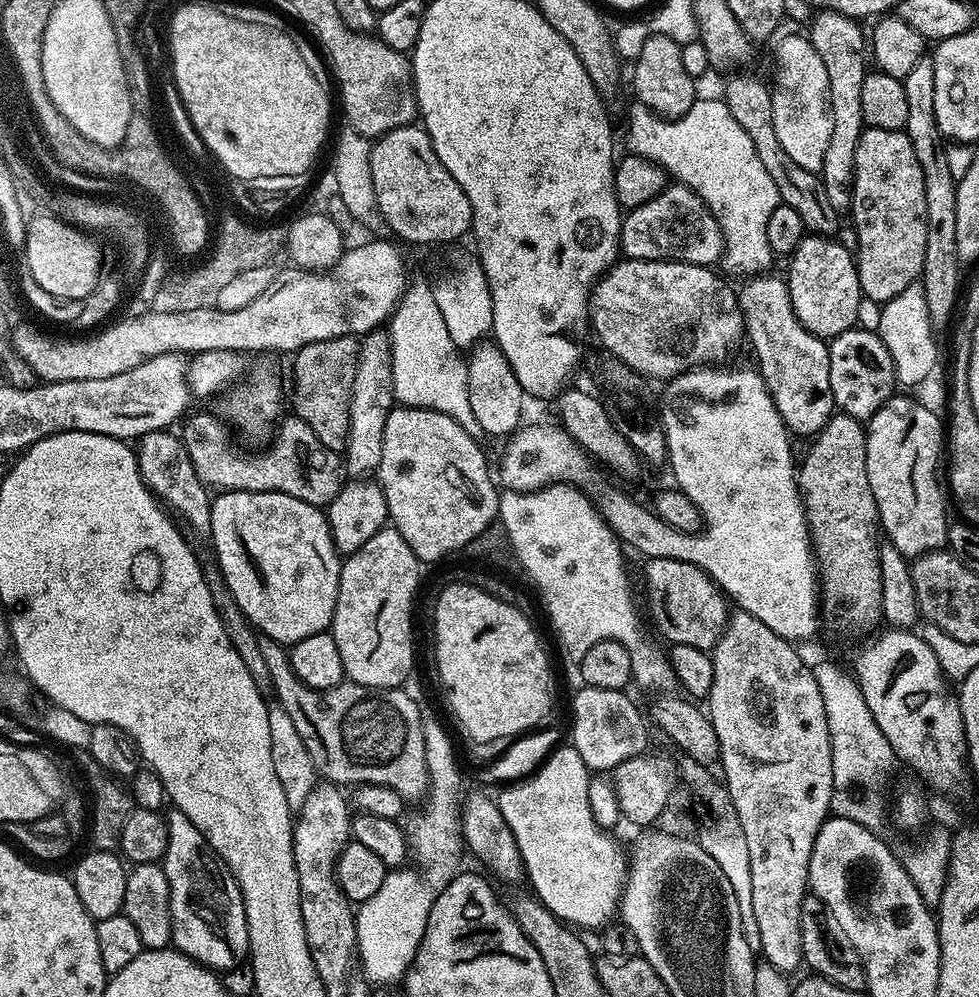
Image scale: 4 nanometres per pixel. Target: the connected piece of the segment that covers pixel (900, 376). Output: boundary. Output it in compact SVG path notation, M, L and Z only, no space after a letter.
M917 282L906 286L902 294L886 301L879 312L878 331L886 350L890 350L897 385L909 386L921 381L938 363L938 356L936 356L938 338L930 328L929 311L926 310L926 296L923 293L922 284Z

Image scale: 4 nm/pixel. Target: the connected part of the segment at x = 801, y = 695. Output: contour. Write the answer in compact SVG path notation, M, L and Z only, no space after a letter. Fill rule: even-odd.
M733 611L724 627L724 633L718 638L716 647L711 649L714 666L714 682L710 686L710 694L706 701L706 711L714 726L714 734L718 734L720 747L719 767L724 767L722 780L727 785L730 799L737 810L738 819L746 834L747 849L750 852L750 878L754 889L754 919L758 921L758 938L760 939L759 955L767 963L773 964L780 972L792 974L796 967L801 967L804 959L802 950L802 902L809 895L808 871L810 870L810 854L814 850L814 838L824 821L831 813L831 794L834 790L833 763L831 761L830 733L827 730L826 709L823 706L821 691L815 681L811 667L795 652L789 641L782 639L770 626L758 622L749 612Z

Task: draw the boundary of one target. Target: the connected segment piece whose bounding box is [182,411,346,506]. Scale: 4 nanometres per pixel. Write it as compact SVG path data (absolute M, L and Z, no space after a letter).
M194 412L183 421L182 439L190 454L190 462L194 462L198 478L209 489L225 492L281 492L302 502L327 506L334 502L334 498L338 498L346 483L341 453L322 446L314 430L310 430L310 426L306 426L306 422L302 422L302 418L295 414L285 415L279 421L269 452L262 456L236 456L224 430L225 425L206 412Z

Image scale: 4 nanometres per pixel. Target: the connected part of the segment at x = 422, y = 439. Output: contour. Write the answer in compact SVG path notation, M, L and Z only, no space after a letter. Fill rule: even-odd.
M396 406L386 418L378 483L386 494L391 527L406 538L406 546L414 550L417 560L440 560L451 552L459 553L471 539L478 538L497 519L500 497L493 473L492 476L488 473L488 460L480 449L480 442L477 437L466 434L454 418L429 408Z

